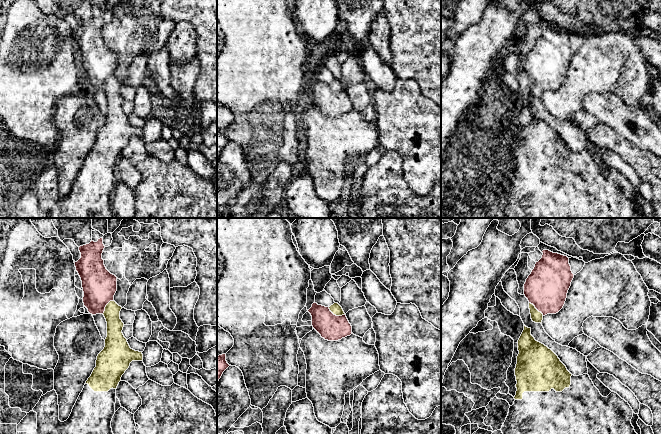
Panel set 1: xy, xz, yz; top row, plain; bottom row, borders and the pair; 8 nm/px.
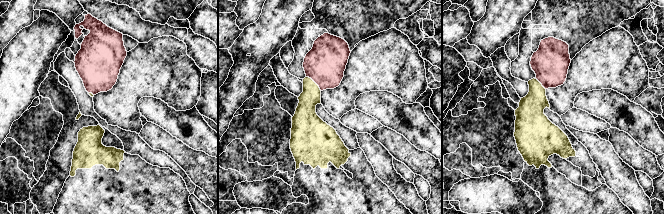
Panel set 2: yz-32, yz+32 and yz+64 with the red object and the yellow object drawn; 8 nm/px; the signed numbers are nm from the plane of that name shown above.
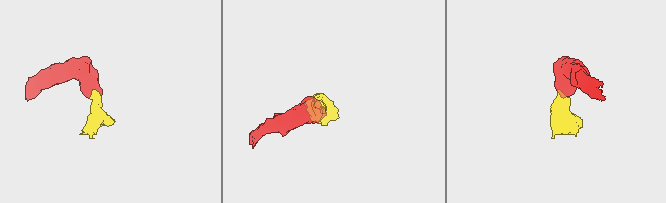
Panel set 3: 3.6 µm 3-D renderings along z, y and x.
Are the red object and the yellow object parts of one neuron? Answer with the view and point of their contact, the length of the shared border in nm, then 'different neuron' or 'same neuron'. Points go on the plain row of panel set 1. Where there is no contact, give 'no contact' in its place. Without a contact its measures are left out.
xz (335, 91) | 150 nm | same neuron

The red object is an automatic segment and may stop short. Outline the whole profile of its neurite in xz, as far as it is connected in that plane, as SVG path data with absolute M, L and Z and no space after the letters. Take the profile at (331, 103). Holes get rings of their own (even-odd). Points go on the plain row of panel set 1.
M314 78L308 88L312 92L313 104L325 116L338 117L353 110L352 102L338 79L325 83Z

